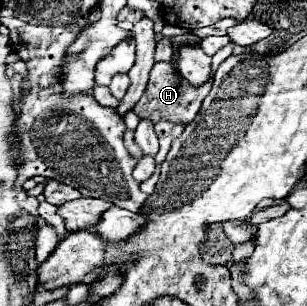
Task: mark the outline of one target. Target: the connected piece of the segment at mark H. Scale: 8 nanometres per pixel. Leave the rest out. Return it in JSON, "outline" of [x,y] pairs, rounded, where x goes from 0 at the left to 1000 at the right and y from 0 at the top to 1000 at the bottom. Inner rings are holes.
{"outline":[[[518,199],[498,212],[492,252],[479,271],[479,297],[466,304],[466,324],[453,324],[453,337],[440,337],[433,363],[453,389],[492,389],[492,402],[511,402],[518,389],[544,389],[557,402],[609,408],[648,369],[661,324],[687,297],[687,265],[694,258],[681,258],[661,284],[622,284],[622,271],[609,271],[609,258],[596,258],[596,245],[583,245],[583,232],[564,219],[557,199]]]}

